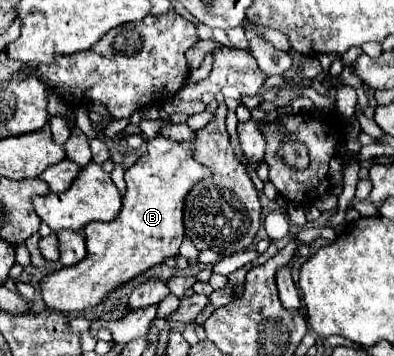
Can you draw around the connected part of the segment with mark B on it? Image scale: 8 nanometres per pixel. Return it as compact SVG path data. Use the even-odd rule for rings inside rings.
M161 134L149 140L147 148L147 156L125 174L127 194L119 216L107 224L89 222L89 226L85 226L87 256L79 264L55 270L41 280L41 298L47 308L59 312L83 312L95 308L115 288L179 254L179 246L185 238L185 194L195 182L209 176L209 168L195 162L181 142Z

